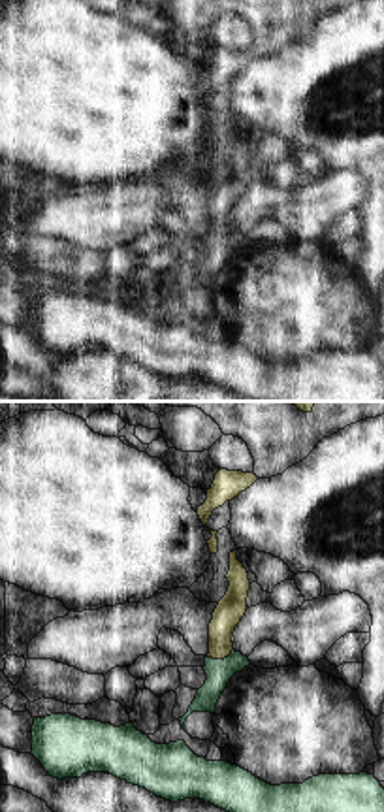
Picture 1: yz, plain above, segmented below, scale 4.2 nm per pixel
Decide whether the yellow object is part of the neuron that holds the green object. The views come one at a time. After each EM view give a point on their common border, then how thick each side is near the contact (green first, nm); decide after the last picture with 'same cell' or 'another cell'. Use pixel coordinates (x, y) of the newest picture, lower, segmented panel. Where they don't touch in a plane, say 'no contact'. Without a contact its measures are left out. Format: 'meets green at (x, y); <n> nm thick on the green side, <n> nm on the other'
meets green at (221, 660); 110 nm thick on the green side, 120 nm on the other

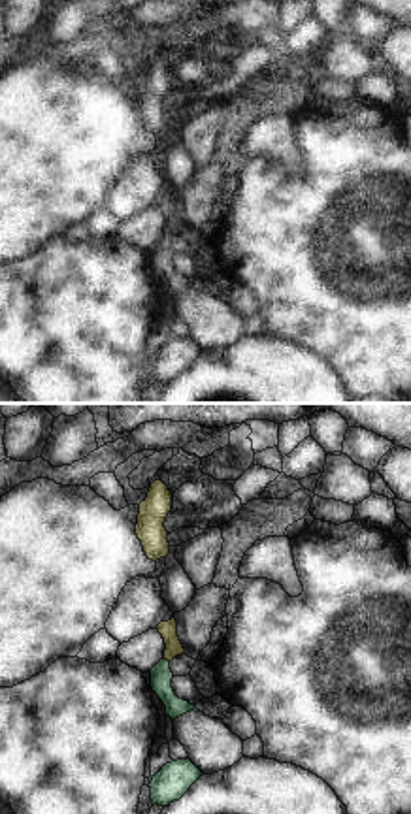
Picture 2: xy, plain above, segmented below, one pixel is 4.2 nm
meets green at (166, 660); 100 nm thick on the green side, 80 nm on the other

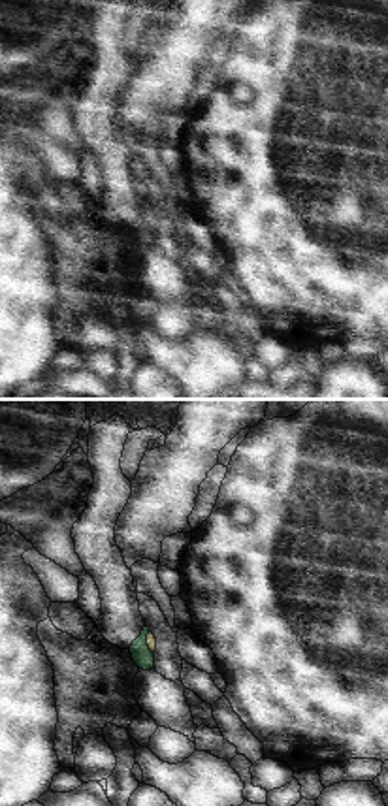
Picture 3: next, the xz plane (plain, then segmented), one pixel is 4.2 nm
meets green at (145, 643); 90 nm thick on the green side, 50 nm on the other

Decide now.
same cell

